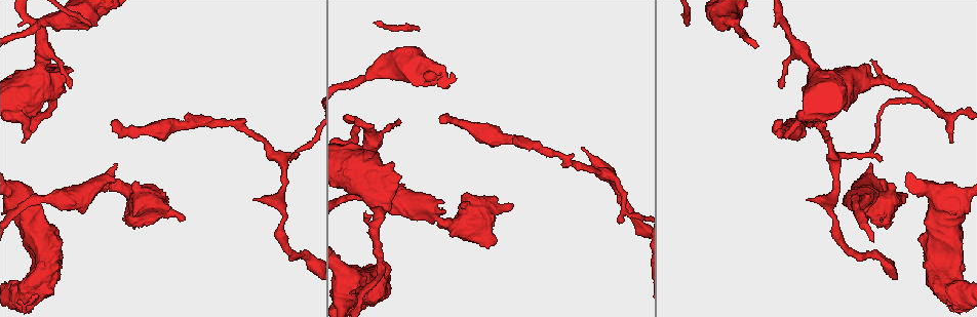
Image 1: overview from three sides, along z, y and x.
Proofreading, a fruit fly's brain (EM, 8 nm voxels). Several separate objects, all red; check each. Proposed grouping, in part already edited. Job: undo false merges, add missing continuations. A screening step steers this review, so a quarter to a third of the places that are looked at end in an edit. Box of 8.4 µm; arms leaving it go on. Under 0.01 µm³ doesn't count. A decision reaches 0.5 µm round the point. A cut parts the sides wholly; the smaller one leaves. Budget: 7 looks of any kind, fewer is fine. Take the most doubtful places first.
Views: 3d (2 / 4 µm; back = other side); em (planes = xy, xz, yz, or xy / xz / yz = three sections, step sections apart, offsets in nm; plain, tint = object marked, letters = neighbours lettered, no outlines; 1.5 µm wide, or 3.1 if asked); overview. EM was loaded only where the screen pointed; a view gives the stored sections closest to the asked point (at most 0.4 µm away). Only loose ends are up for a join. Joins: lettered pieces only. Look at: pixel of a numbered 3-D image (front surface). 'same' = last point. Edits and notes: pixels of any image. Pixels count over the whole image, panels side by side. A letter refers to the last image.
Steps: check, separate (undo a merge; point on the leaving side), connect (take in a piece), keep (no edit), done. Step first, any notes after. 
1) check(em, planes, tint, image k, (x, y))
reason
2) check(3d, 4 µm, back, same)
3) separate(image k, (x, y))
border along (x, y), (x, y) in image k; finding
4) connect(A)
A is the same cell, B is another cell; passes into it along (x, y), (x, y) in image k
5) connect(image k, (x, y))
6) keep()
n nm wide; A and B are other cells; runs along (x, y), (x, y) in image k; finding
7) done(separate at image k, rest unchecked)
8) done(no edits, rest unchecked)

check(3d, 2 µm, image 1, (953, 142))

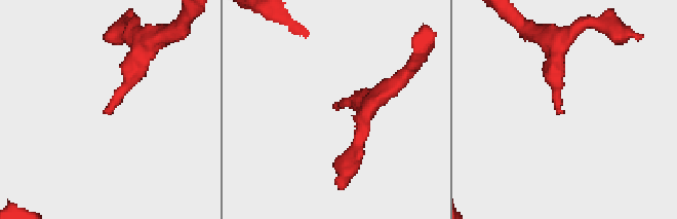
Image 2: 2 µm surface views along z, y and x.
check(em, planes, tint, image 2, (106, 112))

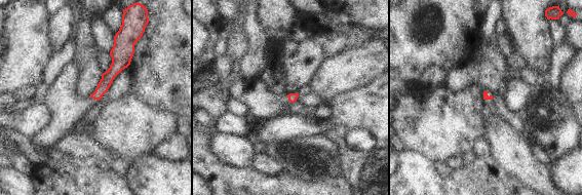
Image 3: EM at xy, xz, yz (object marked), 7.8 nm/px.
check(em, planes, letters, same)

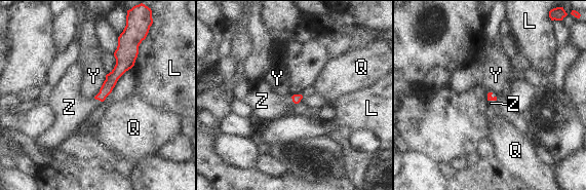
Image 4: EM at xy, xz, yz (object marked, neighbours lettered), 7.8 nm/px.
connect(Z)
Z is the same cell, L, Q and Y are other cells; passes into it along (111, 79), (98, 99), (69, 107) in image 4; it goes on there

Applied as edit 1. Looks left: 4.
check(3d, 2 µm, back, image 1, (883, 184))
sudden change in width

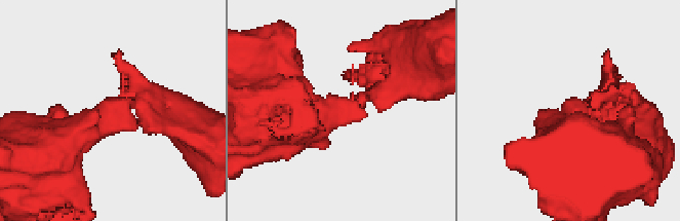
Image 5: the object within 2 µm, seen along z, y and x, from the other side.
check(em, yz, step 8, tint, image 5, (351, 108))
need the tissue

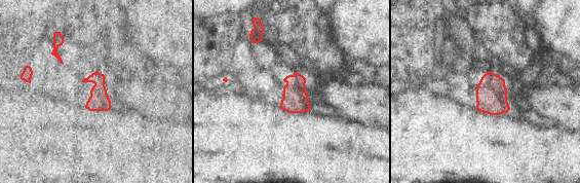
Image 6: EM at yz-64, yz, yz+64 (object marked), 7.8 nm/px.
check(em, planes, letters, same)
another direction

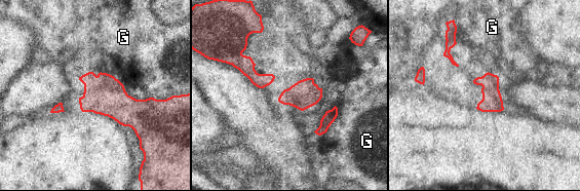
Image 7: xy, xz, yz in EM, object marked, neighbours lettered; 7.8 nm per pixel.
keep()
G touches over 260 nm; G is another cell; border along (336, 106), (337, 117), (320, 135) in image 7; all the same neuron

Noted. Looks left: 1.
done(connect at image 4, rest unchecked)

